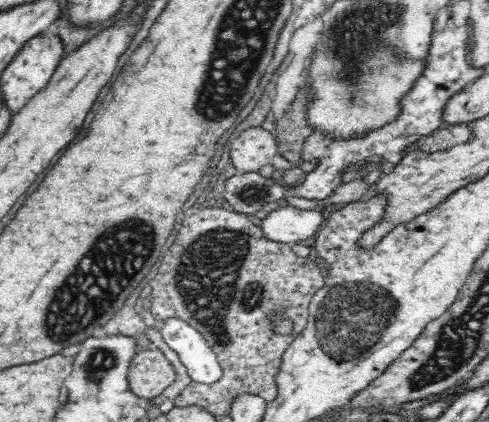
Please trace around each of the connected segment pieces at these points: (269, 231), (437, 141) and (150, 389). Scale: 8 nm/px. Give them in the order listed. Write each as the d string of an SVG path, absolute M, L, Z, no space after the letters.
M275 205L271 207L269 217L263 220L262 231L270 240L293 244L316 237L324 222L324 216L317 209L304 211Z
M467 124L445 125L428 137L423 138L418 149L428 154L444 152L444 150L458 146L458 144L466 144L470 140L472 140L472 129Z
M139 349L127 370L130 391L143 402L158 398L176 380L176 371L159 349Z

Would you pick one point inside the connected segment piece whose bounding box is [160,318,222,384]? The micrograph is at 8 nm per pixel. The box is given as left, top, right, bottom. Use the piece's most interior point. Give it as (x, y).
(201, 362)

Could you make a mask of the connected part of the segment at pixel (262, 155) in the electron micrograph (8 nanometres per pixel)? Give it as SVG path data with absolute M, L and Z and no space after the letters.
M248 128L238 137L230 139L231 164L240 172L258 173L262 166L272 163L278 152L276 141L270 131L262 128Z

